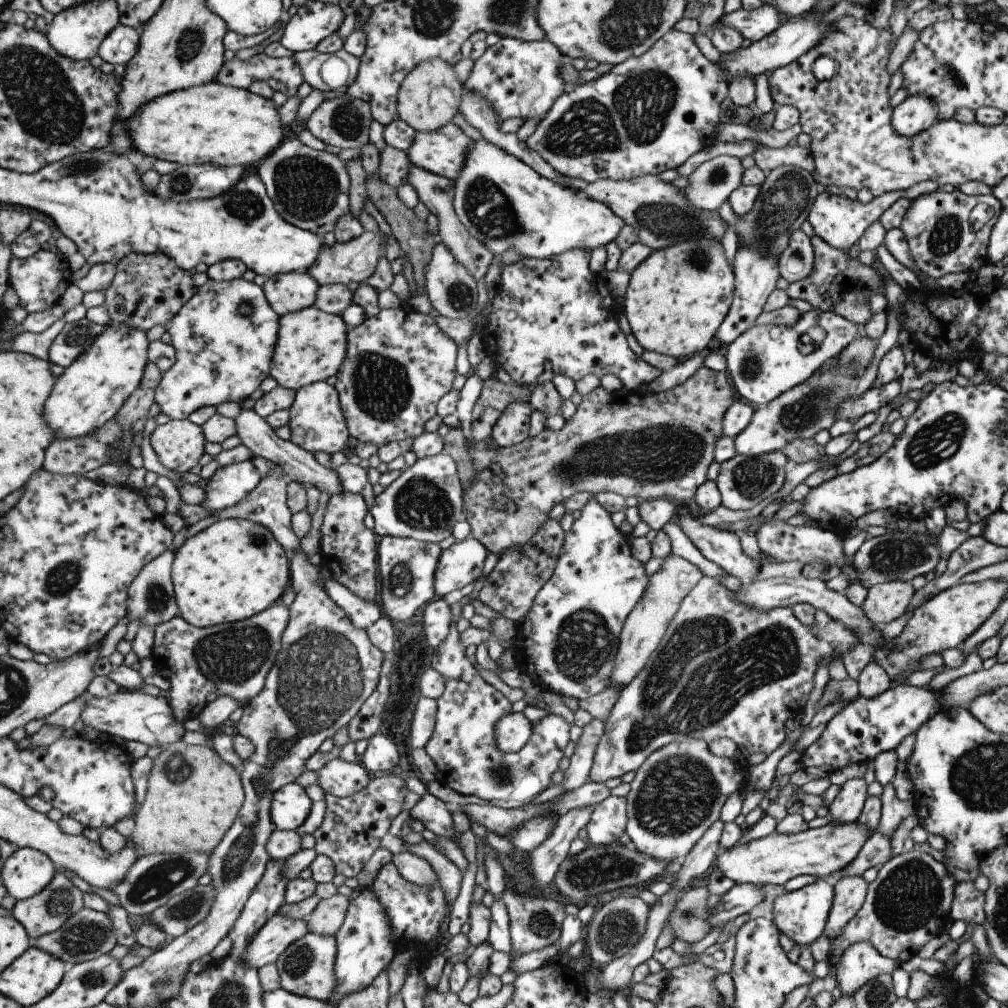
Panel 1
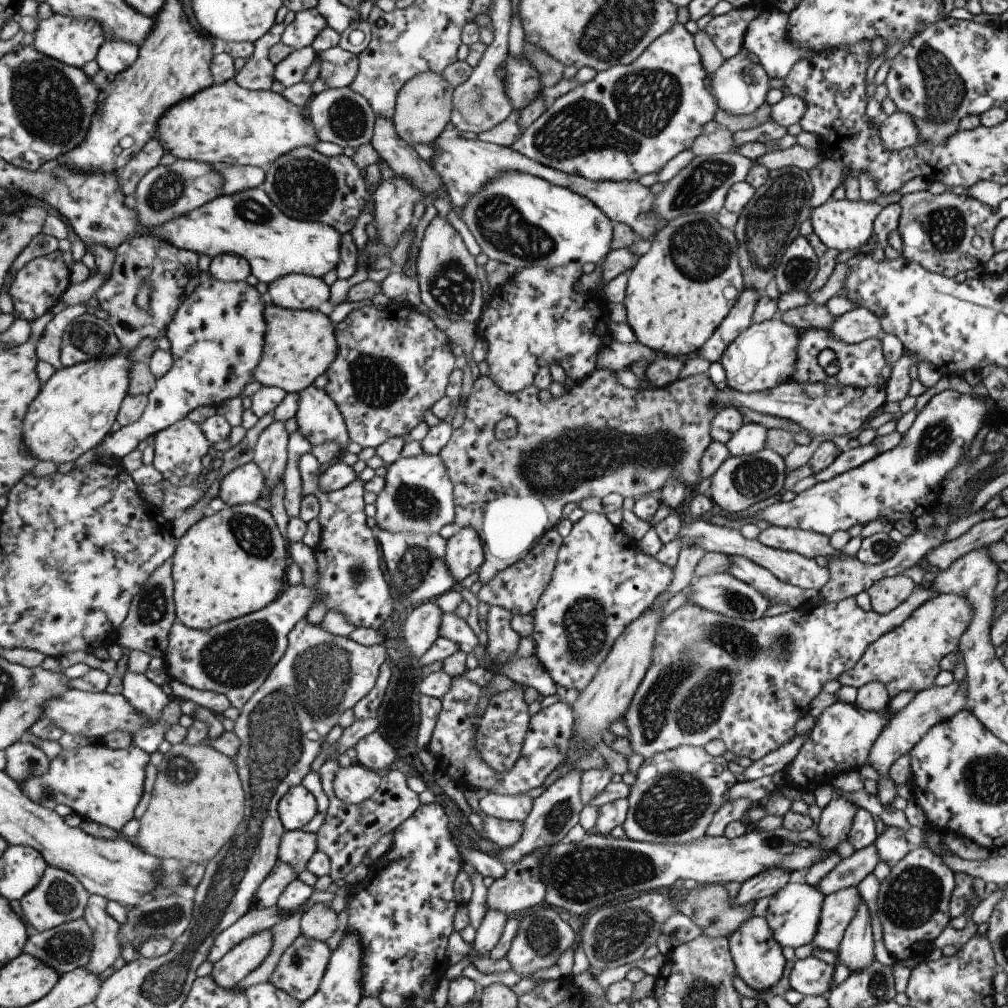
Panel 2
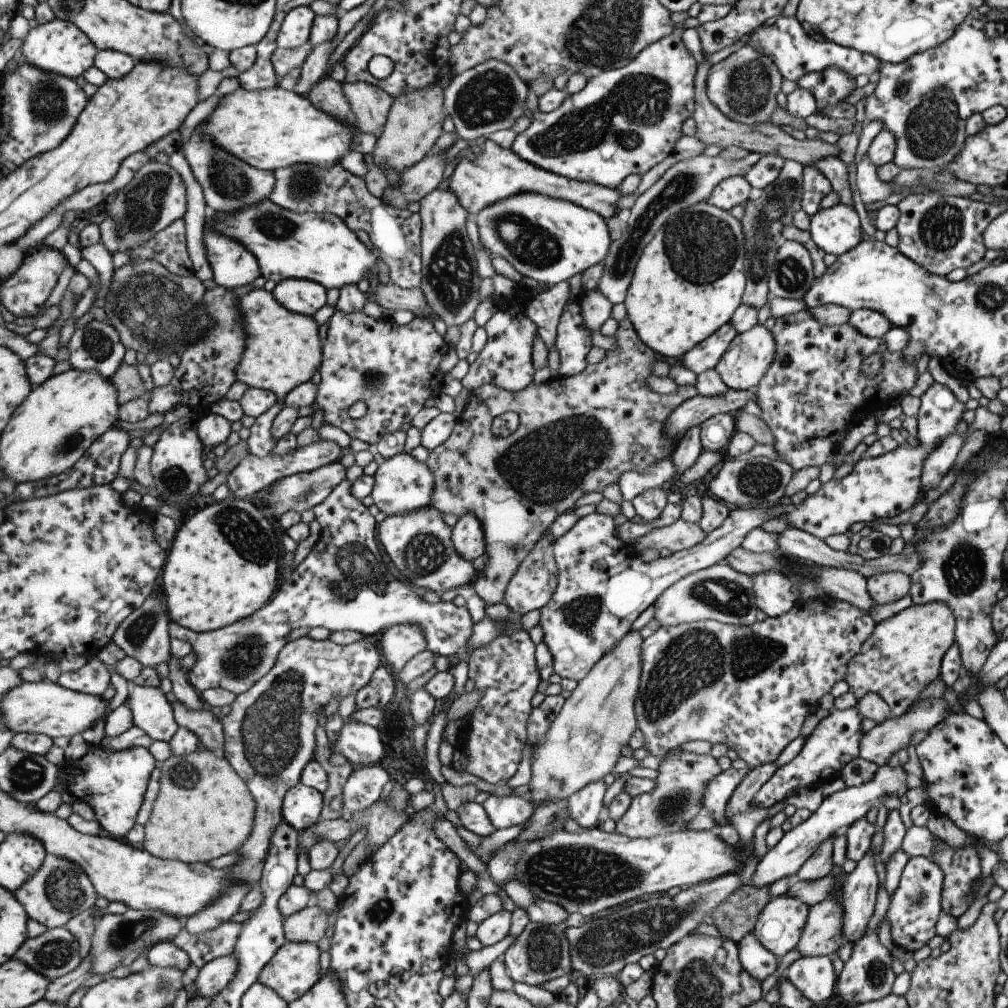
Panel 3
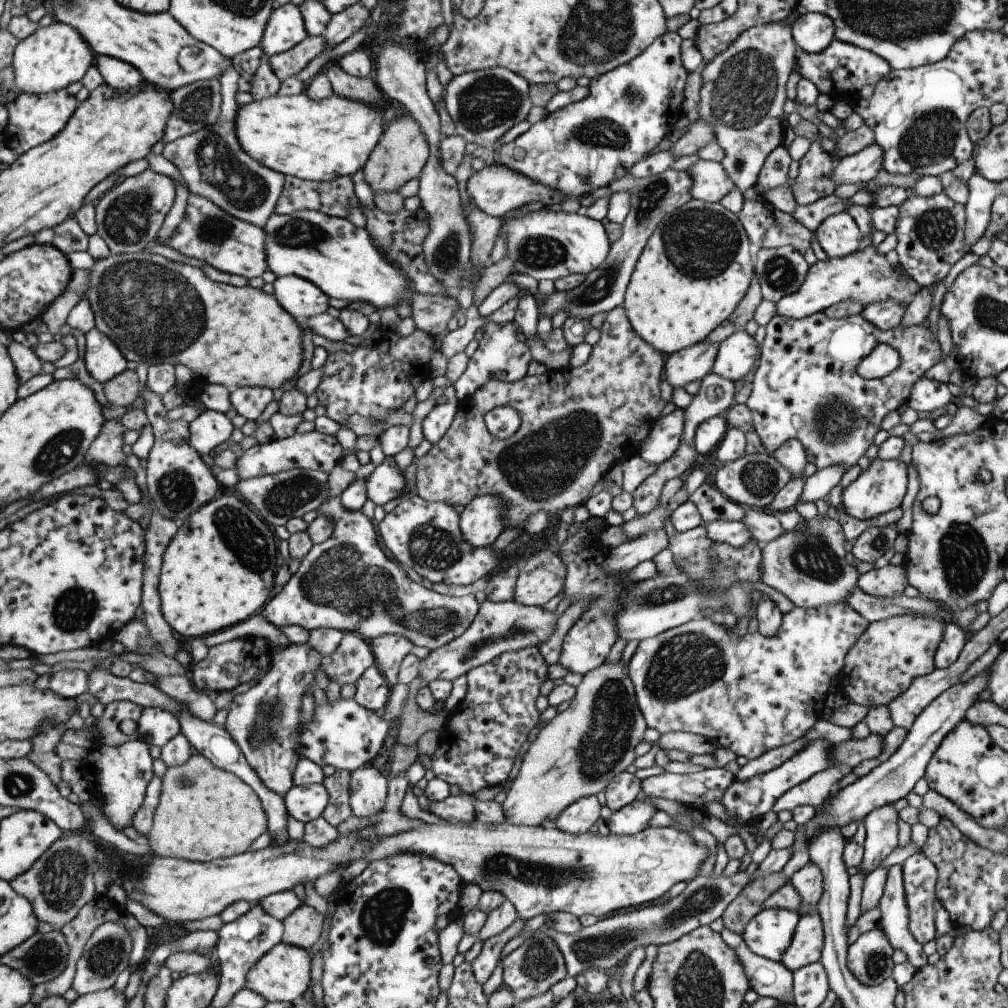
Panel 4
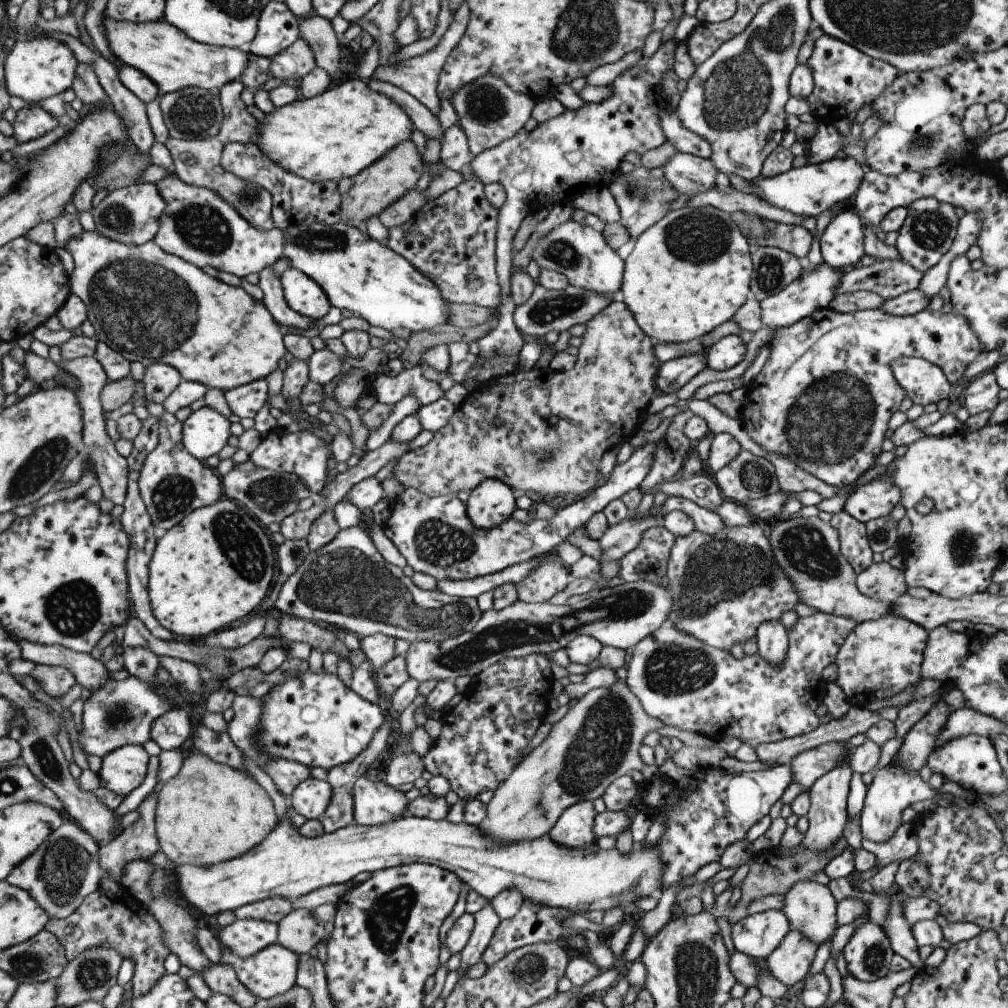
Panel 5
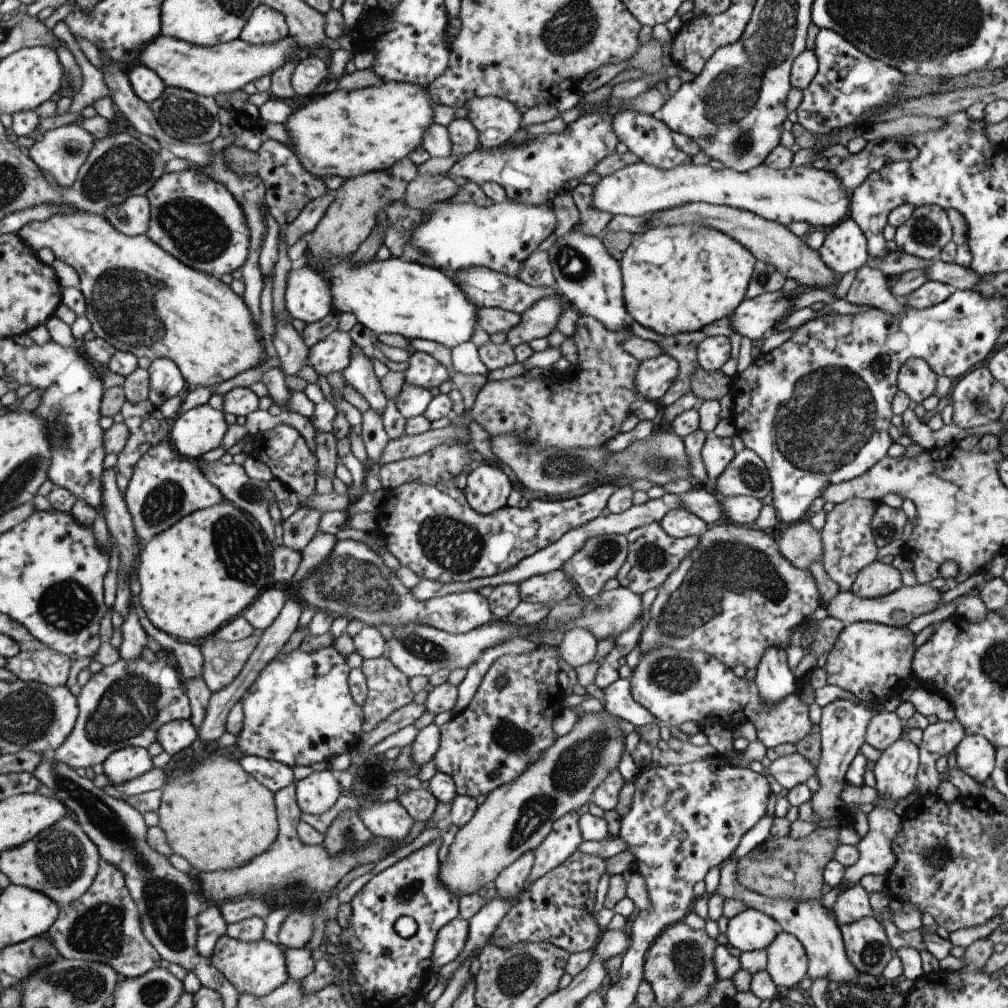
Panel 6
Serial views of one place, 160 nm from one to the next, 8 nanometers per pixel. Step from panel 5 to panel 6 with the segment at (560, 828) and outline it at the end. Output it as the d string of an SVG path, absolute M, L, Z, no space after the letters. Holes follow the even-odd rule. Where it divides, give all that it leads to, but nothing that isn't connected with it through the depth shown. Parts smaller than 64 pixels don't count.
M569 811L553 824L550 834L533 850L534 861L524 888L544 872L561 864L578 849L583 841L578 827L579 817L580 812Z

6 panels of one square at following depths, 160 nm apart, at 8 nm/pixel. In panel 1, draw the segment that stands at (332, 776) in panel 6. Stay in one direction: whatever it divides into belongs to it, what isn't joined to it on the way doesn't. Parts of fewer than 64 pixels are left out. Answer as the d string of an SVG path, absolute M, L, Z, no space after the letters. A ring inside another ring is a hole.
M291 783L275 792L271 817L278 830L297 831L306 824L313 807L314 801L311 800L306 788Z

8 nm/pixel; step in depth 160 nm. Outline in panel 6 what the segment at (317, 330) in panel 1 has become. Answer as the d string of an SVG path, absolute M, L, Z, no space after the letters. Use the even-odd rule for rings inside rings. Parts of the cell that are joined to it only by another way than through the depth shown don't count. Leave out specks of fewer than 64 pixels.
M87 211L70 214L70 216L61 216L59 214L53 215L44 222L32 221L23 226L18 232L18 235L35 250L41 248L49 248L54 254L55 258L66 260L77 272L80 274L79 290L84 295L87 307L85 316L91 321L92 330L97 337L104 338L114 346L117 351L128 352L137 356L137 358L148 358L150 361L155 359L171 359L183 373L188 384L193 386L212 387L213 385L221 384L225 380L235 378L241 372L247 372L251 368L261 365L265 360L265 346L263 345L263 334L259 331L256 318L246 303L244 296L237 294L232 285L227 285L221 282L219 277L203 272L202 270L193 268L191 265L185 264L178 258L175 258L170 252L161 248L151 237L147 235L137 235L136 237L128 237L126 234L120 233L112 224L102 215L97 216L94 213Z

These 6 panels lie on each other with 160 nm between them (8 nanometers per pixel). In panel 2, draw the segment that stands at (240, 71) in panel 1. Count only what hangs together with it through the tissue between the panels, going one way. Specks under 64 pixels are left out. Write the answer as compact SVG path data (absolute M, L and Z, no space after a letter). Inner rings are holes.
M312 46L294 50L287 60L276 66L275 79L285 88L300 84L317 55Z

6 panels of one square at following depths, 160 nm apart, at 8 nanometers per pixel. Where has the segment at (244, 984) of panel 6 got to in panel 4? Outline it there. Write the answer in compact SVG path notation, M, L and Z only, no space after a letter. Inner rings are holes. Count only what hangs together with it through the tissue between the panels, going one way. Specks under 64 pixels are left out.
M285 942L278 944L271 952L268 952L247 975L246 988L261 993L268 1002L297 1003L301 996L311 988L311 952Z

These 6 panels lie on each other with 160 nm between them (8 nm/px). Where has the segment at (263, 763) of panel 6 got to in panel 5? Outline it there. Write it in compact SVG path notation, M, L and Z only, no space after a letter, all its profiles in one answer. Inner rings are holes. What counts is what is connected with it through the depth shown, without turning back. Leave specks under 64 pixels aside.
M287 759L272 760L267 767L263 768L271 775L279 790L288 797L302 782L313 777L312 767Z

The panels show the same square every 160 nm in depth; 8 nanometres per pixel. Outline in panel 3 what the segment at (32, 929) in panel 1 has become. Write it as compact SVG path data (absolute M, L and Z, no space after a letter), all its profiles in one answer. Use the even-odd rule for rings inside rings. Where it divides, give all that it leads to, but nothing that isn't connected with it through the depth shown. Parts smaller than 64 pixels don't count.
M48 854L42 870L29 879L14 895L26 908L31 919L44 924L47 929L65 927L71 919L82 915L94 907L98 892L91 882L90 876L73 861Z

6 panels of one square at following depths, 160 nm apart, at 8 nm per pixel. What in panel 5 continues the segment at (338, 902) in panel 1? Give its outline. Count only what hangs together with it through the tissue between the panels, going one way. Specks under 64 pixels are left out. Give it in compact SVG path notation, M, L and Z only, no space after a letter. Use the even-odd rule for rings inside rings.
M308 908L295 909L278 924L278 942L300 956L323 938L325 926Z

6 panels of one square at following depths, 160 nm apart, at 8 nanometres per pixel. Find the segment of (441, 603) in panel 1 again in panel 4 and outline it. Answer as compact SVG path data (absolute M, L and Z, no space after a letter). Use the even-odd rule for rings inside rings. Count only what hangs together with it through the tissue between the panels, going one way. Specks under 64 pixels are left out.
M386 634L371 641L377 665L392 688L399 684L401 663L411 654L415 643L406 636Z

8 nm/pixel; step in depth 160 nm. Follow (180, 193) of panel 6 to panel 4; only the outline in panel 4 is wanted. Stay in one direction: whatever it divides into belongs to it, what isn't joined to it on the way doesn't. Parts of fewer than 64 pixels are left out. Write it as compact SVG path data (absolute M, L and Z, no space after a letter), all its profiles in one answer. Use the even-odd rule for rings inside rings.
M195 193L189 195L187 216L178 226L176 235L167 243L159 243L189 258L203 260L223 274L237 274L251 280L257 276L261 278L269 269L266 232L254 224L231 216L223 207Z

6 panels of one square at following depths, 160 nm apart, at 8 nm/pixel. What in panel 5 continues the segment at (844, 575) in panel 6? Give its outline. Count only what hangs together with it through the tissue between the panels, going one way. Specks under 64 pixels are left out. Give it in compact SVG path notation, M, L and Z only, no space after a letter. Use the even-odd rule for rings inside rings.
M843 510L833 514L829 523L837 531L840 553L856 575L863 572L863 569L872 563L872 552L867 544L865 525Z

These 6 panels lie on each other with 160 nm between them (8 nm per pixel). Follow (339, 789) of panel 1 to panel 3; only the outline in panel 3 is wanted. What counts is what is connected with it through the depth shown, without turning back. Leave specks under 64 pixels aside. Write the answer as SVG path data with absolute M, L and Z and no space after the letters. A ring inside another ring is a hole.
M355 766L355 770L347 779L344 788L346 813L360 813L372 807L381 798L389 780L391 780L391 776L383 766Z

